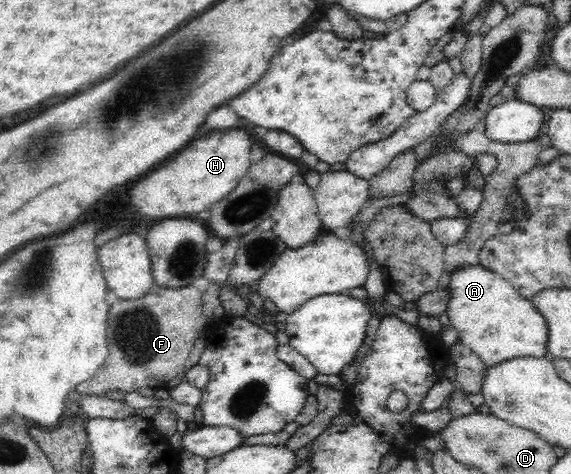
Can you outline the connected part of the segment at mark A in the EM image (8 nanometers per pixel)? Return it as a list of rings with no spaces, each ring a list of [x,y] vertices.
[[[464,264],[450,272],[447,290],[447,316],[451,326],[458,333],[460,341],[466,343],[482,359],[485,365],[495,365],[510,357],[547,355],[547,326],[543,316],[532,304],[531,299],[522,297],[514,285],[505,280],[498,272],[485,268],[482,264]]]

